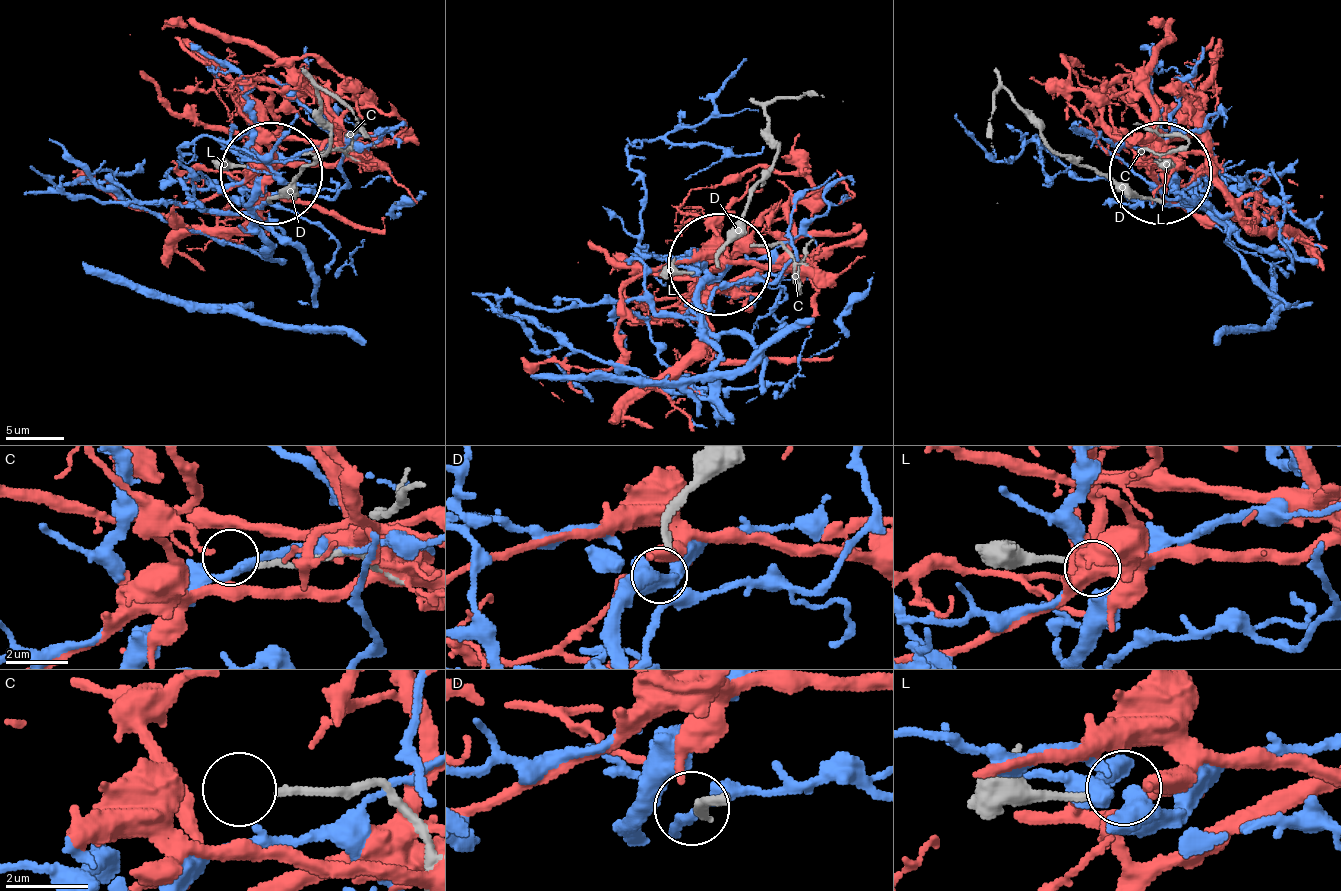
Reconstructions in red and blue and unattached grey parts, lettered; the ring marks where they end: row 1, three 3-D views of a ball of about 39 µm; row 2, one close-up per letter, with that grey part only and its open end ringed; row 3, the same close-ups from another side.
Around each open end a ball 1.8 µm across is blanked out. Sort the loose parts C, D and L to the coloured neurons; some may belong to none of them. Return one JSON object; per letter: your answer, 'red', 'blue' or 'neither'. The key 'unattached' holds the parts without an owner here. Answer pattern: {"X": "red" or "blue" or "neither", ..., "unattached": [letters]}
{"C": "neither", "D": "neither", "L": "red", "unattached": ["C", "D"]}

